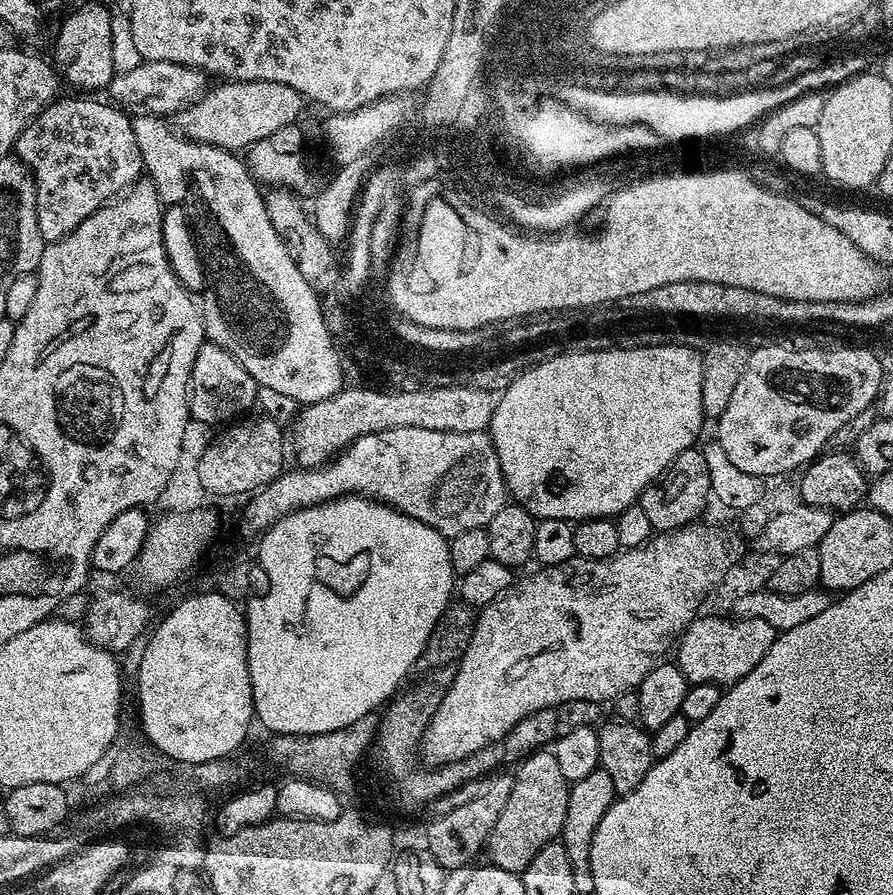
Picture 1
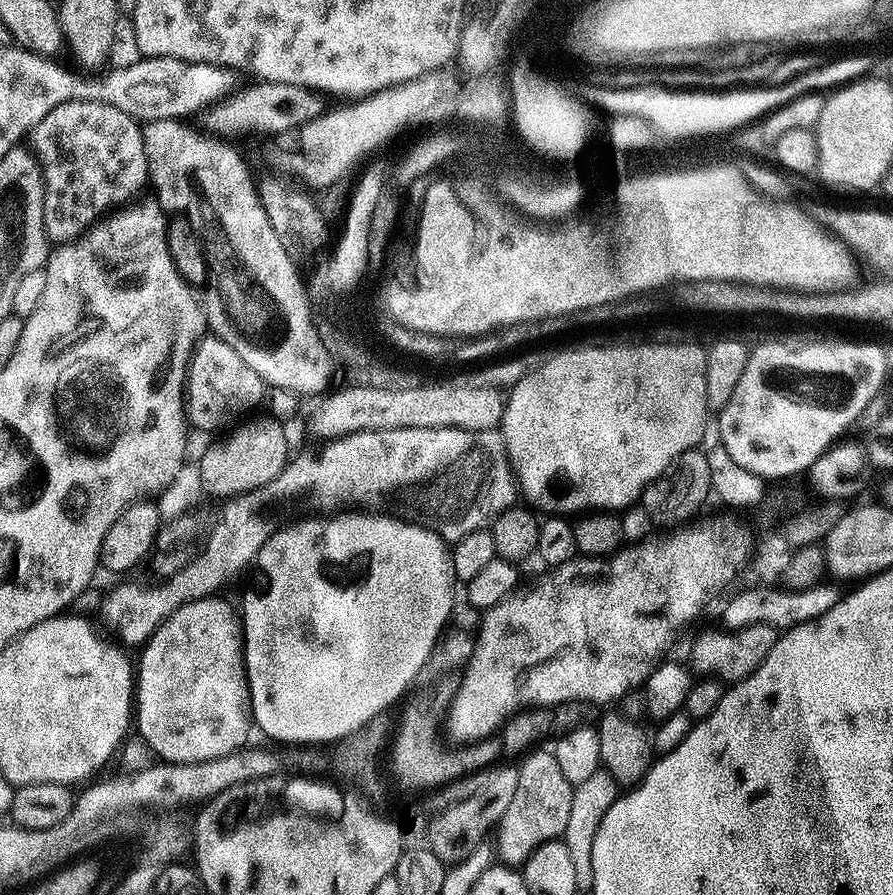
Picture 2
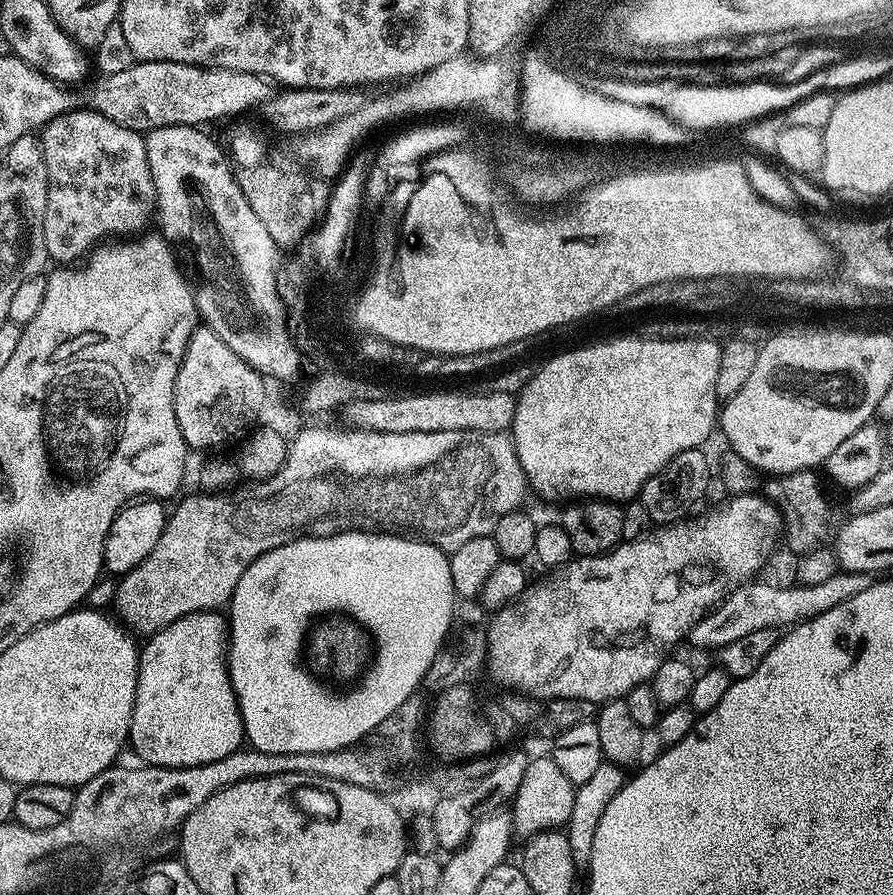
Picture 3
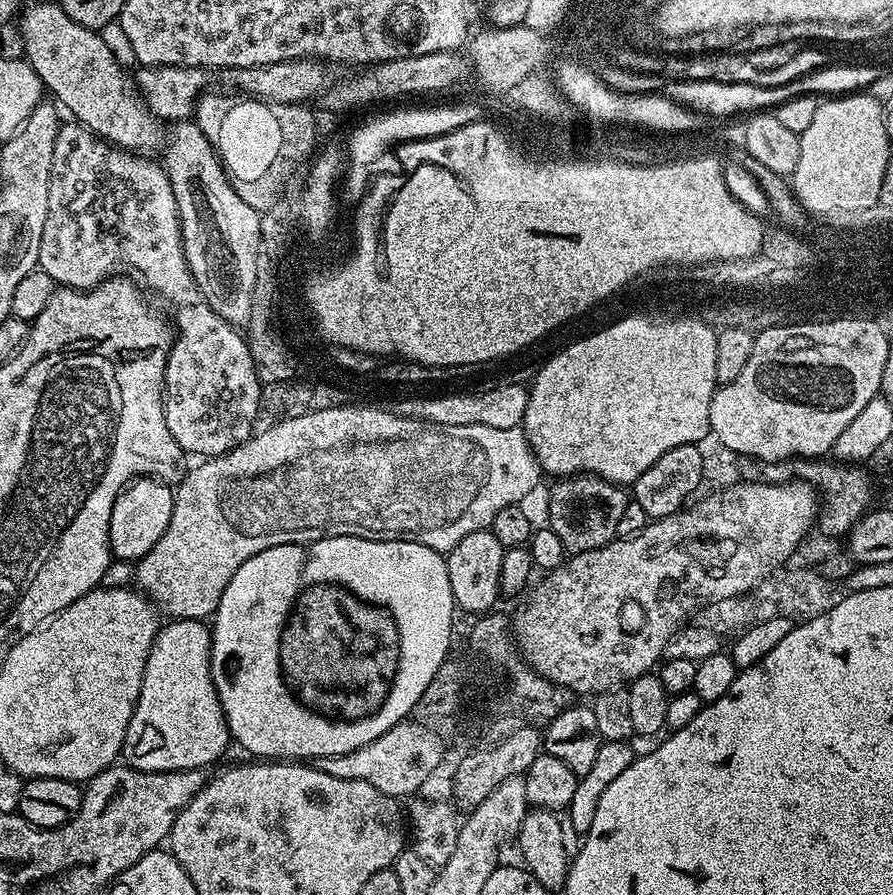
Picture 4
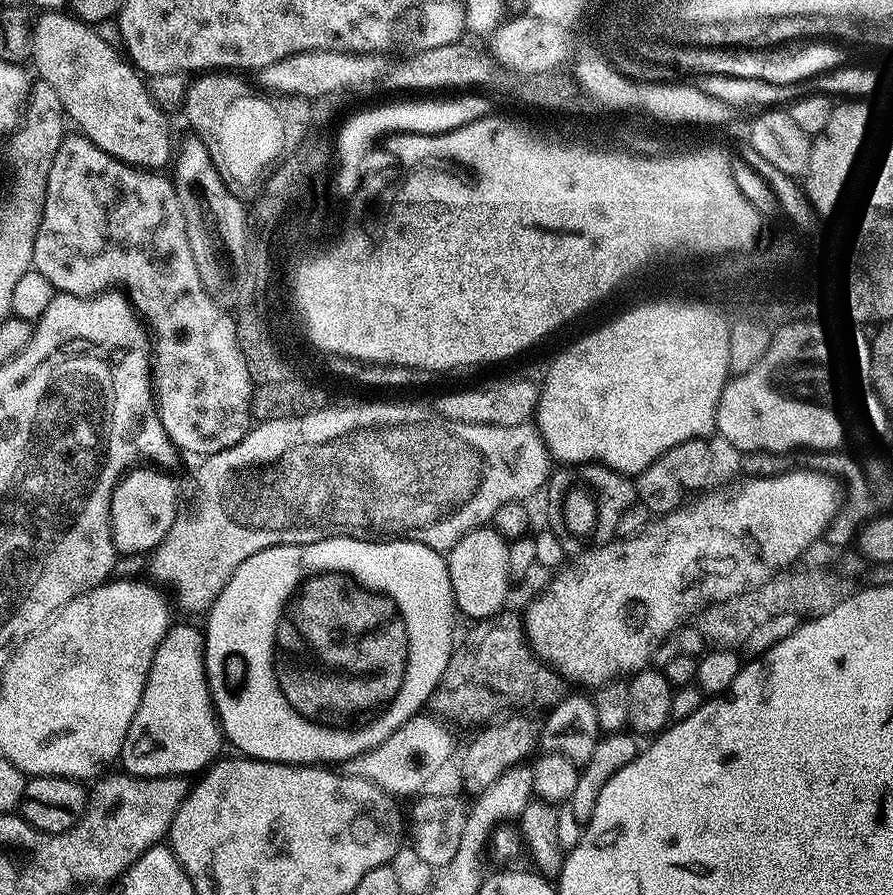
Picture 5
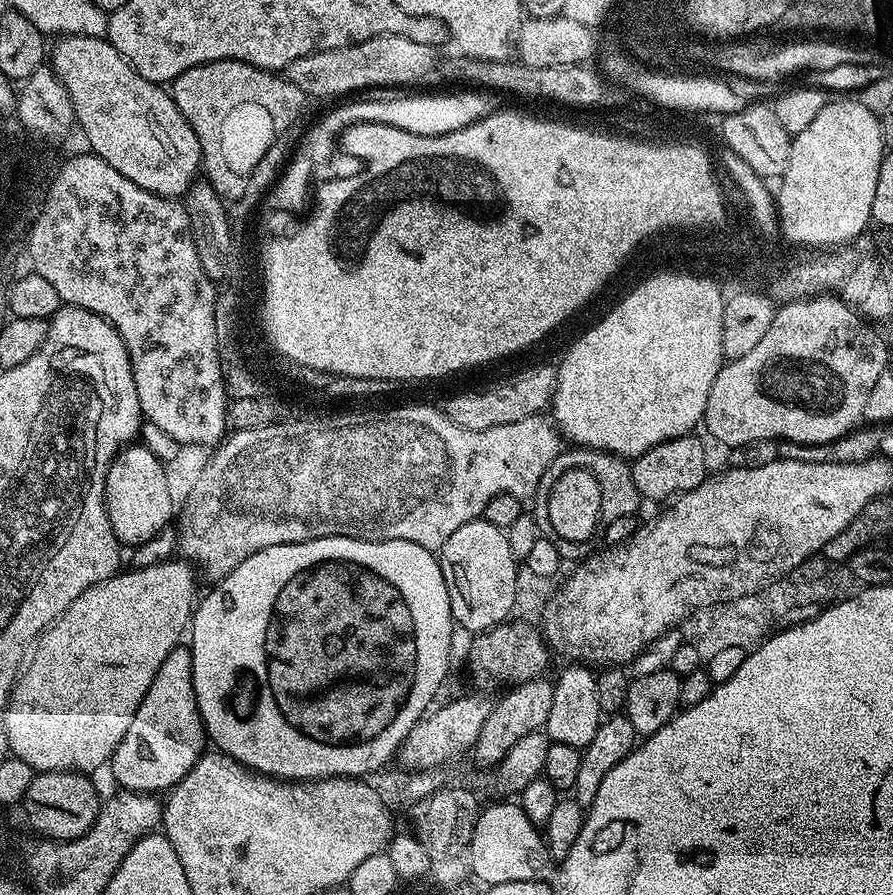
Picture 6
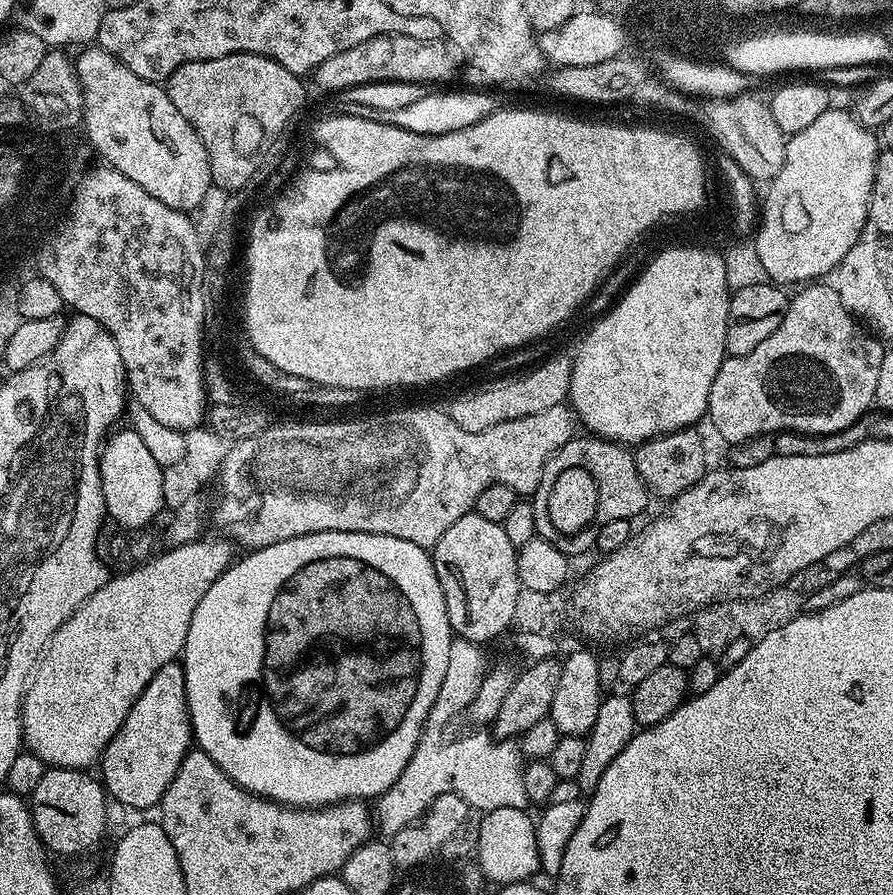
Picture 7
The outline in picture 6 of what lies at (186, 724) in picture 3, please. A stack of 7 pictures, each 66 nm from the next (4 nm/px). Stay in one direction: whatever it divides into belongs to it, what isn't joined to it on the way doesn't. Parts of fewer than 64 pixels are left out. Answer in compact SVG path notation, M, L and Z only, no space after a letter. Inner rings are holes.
M178 646L170 650L150 690L146 690L146 698L142 698L130 730L126 730L114 750L110 769L125 792L164 794L195 766L205 751L206 733L192 681L192 654L187 647Z

